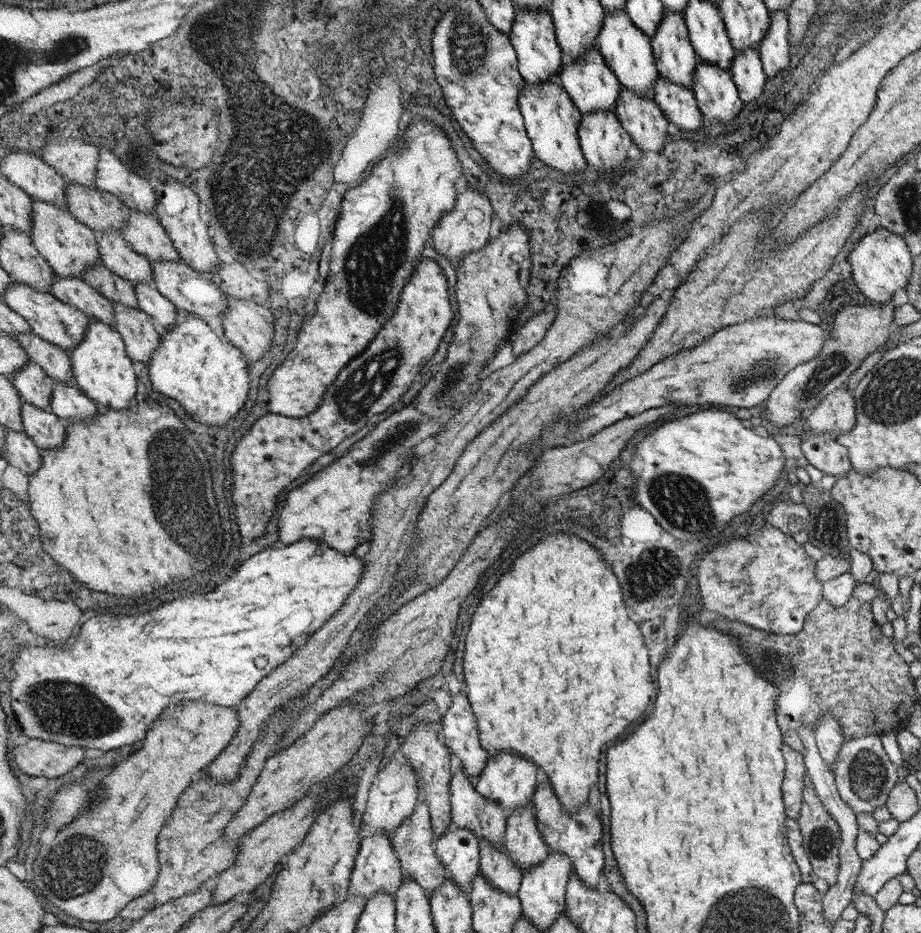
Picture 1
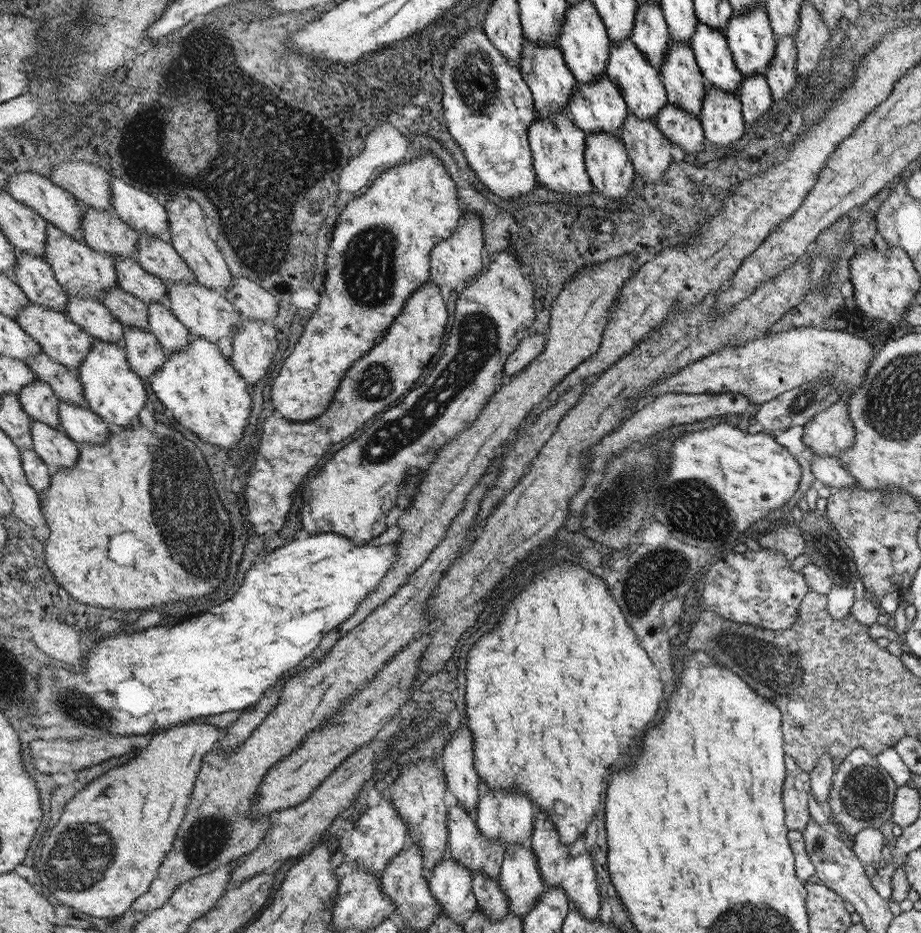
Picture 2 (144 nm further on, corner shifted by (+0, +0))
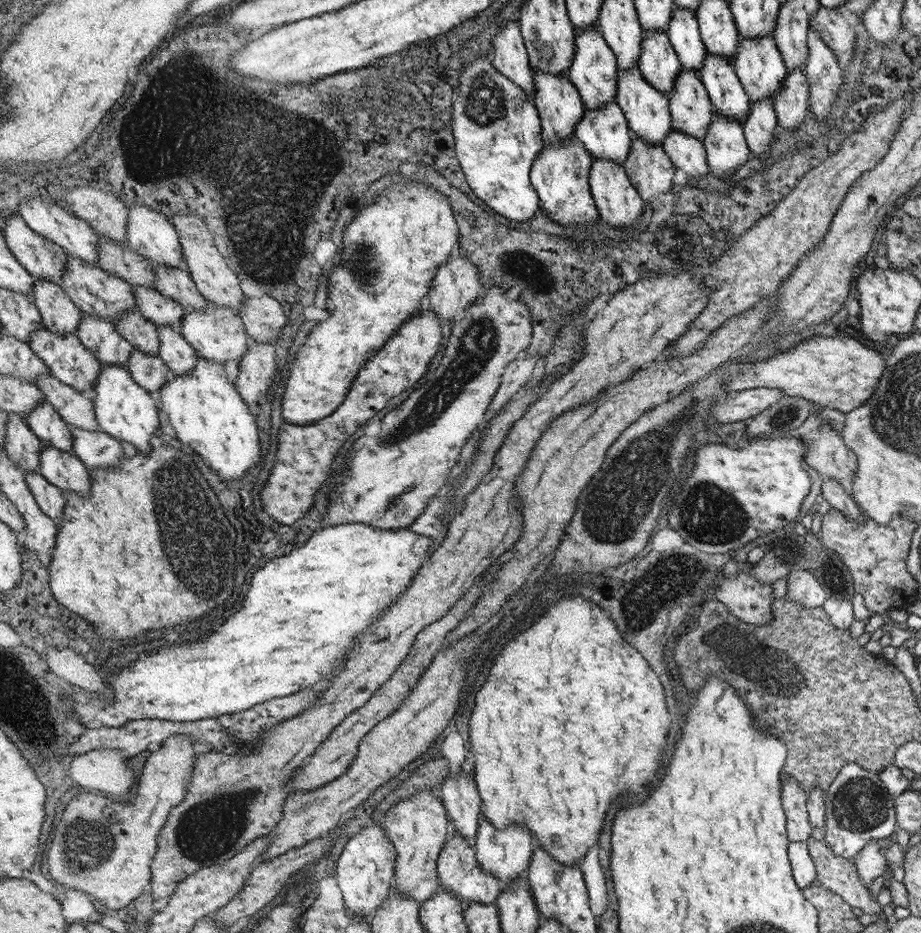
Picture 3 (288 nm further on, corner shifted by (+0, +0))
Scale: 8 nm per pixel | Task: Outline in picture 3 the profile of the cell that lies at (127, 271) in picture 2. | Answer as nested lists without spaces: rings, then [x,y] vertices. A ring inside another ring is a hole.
[[[131,284],[131,286],[135,290],[133,292],[135,308],[141,312],[141,316],[151,320],[155,328],[157,326],[173,326],[173,328],[181,326],[181,320],[185,316],[185,310],[181,304],[177,304],[171,298],[165,298],[155,288],[139,286],[139,284]]]

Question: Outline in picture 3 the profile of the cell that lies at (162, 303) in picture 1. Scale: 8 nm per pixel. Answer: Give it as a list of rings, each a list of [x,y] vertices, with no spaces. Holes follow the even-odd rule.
[[[157,326],[157,332],[161,338],[161,350],[157,356],[169,366],[171,374],[179,376],[191,372],[197,364],[197,354],[195,348],[181,336],[179,328]]]

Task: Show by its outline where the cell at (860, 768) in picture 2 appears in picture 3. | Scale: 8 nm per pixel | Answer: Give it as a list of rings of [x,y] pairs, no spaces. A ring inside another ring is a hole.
[[[851,762],[833,780],[833,784],[825,792],[825,826],[823,836],[825,844],[843,858],[853,860],[861,848],[867,846],[869,840],[887,838],[897,830],[895,816],[895,796],[883,786],[879,774],[861,768]]]

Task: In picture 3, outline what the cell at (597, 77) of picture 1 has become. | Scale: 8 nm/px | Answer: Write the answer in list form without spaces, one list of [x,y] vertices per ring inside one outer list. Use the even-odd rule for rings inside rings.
[[[617,100],[605,108],[585,108],[585,116],[577,124],[573,138],[591,158],[611,160],[621,166],[631,152],[631,132],[621,108],[617,108]]]

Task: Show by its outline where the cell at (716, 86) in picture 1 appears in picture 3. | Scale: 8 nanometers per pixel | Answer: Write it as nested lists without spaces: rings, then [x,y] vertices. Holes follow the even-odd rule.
[[[715,110],[703,146],[709,156],[709,174],[721,180],[725,176],[731,176],[739,166],[745,166],[749,158],[747,156],[749,150],[745,146],[741,126],[735,120],[715,114]]]

